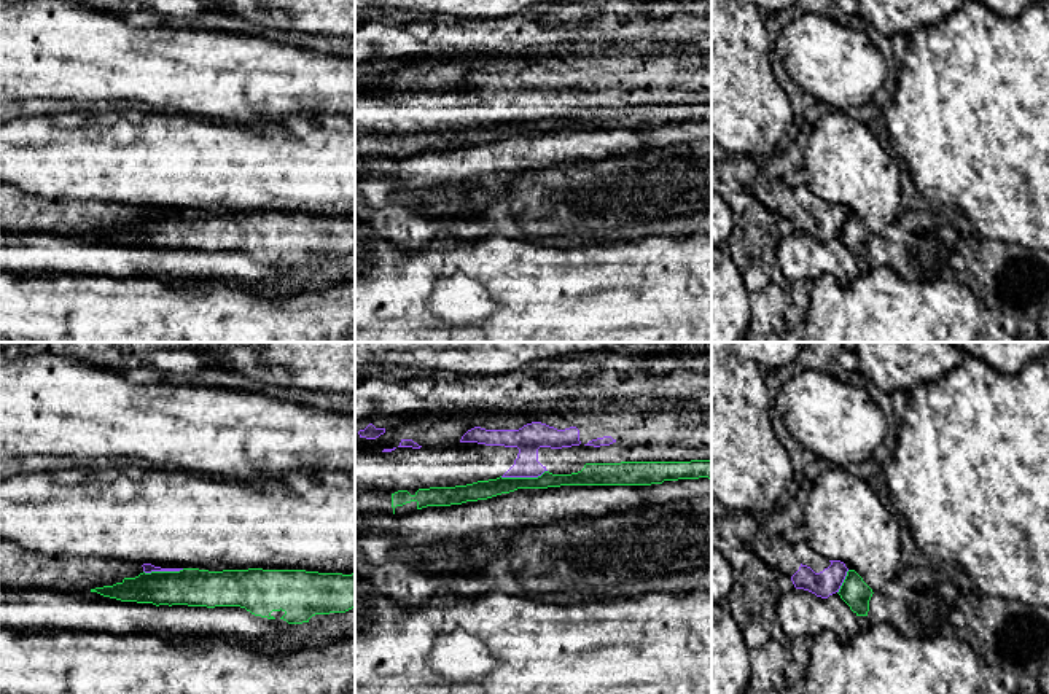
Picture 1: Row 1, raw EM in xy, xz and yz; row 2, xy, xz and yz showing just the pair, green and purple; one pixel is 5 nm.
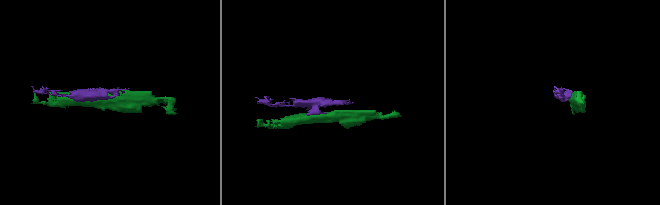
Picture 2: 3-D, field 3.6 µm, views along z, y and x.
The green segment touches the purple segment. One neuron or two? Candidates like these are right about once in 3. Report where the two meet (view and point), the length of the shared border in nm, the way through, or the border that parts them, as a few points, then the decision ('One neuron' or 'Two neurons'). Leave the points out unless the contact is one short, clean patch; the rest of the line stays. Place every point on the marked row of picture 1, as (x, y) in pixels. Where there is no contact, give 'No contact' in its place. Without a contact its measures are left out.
Touches green at xz (522, 478). Shared border 240 nm. Boundary: xz (546, 470), (537, 476), (500, 476). Two neurons

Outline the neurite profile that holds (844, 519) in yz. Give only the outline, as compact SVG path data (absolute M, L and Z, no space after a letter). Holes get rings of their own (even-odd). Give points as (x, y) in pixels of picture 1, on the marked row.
M829 466L804 505L809 546L855 570L872 592L883 592L901 570L898 520L853 470Z

